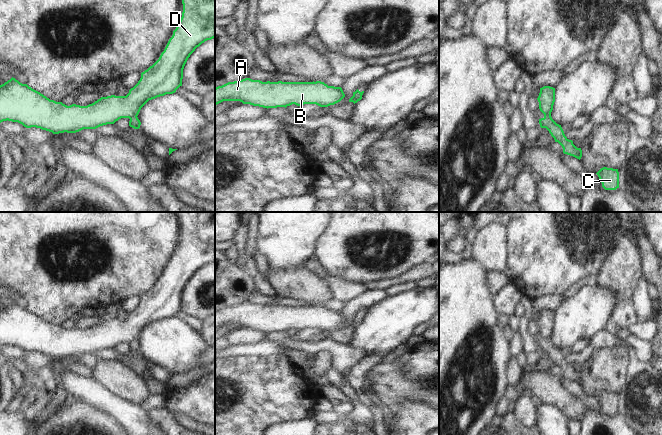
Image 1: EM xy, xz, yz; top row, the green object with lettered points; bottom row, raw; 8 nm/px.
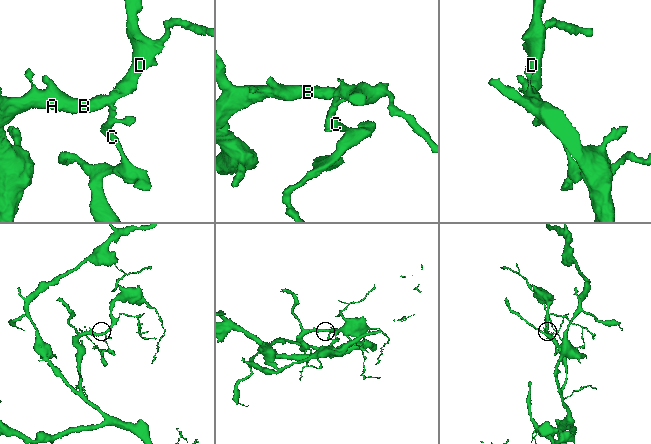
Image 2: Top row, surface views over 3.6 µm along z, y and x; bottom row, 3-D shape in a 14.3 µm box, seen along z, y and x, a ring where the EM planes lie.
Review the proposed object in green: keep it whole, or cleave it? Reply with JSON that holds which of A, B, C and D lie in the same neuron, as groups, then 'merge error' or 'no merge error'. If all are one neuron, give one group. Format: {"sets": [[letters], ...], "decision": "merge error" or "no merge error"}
{"sets": [["A", "B", "D"], ["C"]], "decision": "merge error"}

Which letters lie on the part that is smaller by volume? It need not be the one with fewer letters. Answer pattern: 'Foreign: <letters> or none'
Foreign: C.

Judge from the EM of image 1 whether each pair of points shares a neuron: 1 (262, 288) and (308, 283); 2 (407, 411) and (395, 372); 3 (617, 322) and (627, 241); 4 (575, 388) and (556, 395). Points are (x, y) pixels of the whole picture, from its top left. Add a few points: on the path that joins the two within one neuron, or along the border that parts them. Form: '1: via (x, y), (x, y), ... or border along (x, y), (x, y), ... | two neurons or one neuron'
1: border along (266, 278), (272, 292) | two neurons
2: border along (426, 401), (404, 397), (399, 407), (391, 411) | two neurons
3: via (628, 302), (627, 261) | one neuron
4: border along (560, 378), (563, 386), (584, 404) | two neurons

